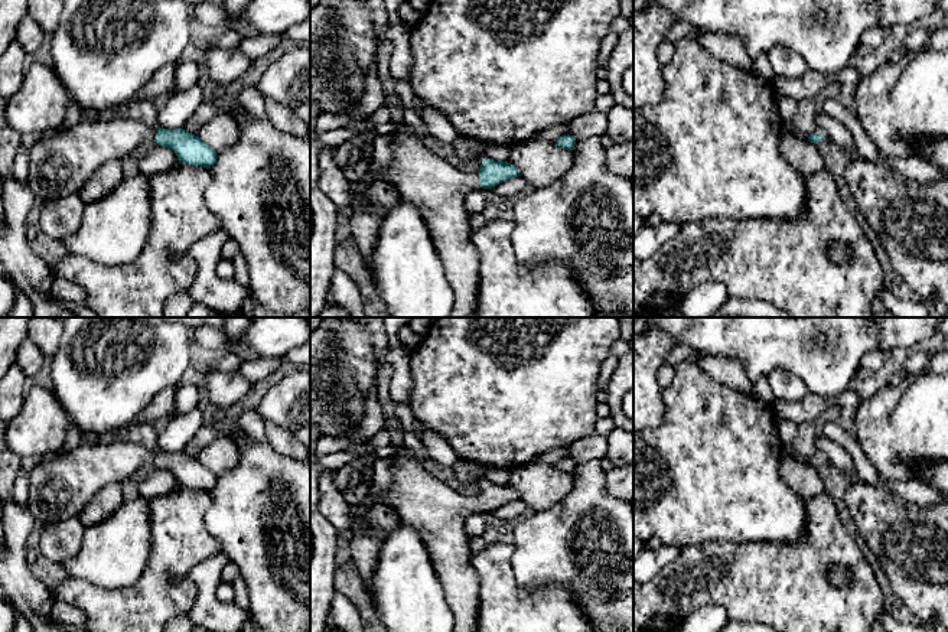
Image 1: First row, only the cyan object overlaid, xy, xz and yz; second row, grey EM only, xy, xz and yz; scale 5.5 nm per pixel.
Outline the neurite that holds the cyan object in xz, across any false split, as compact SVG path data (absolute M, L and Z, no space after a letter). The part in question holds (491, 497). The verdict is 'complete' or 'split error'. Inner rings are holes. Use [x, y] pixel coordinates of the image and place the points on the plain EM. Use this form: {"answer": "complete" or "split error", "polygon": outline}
{"answer": "split error", "polygon": "M400 437L398 453L387 457L394 485L387 491L362 480L362 498L391 506L400 524L418 532L442 580L447 605L455 618L453 632L478 632L479 583L469 563L466 519L478 512L492 512L521 499L508 485L482 482L476 495L462 493L429 473L418 459L407 455Z"}

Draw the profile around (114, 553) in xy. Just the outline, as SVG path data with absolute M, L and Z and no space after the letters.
M124 501L107 519L85 528L81 550L61 566L66 577L105 589L134 584L152 547L149 501Z

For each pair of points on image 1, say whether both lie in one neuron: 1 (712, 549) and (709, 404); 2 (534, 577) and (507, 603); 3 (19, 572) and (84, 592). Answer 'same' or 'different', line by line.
1: different
2: different
3: different

